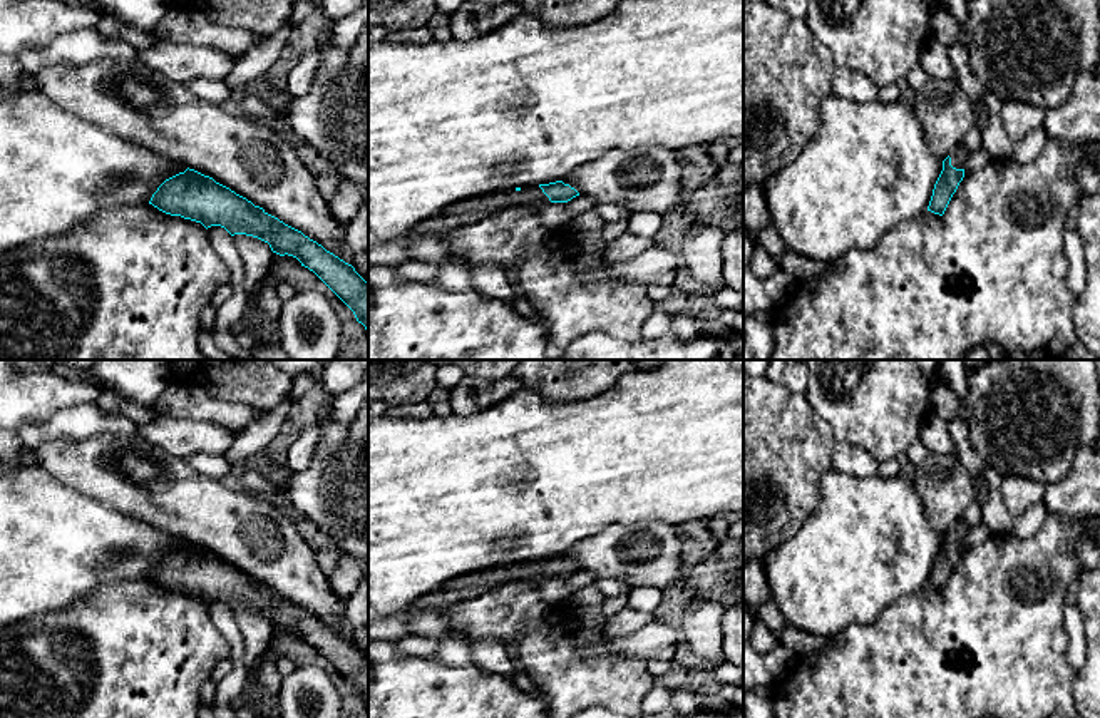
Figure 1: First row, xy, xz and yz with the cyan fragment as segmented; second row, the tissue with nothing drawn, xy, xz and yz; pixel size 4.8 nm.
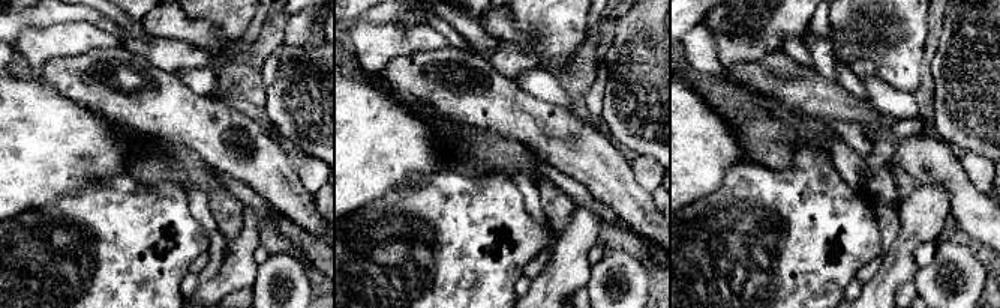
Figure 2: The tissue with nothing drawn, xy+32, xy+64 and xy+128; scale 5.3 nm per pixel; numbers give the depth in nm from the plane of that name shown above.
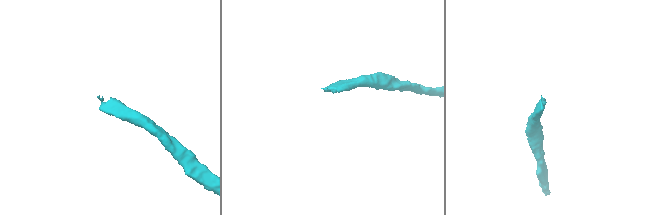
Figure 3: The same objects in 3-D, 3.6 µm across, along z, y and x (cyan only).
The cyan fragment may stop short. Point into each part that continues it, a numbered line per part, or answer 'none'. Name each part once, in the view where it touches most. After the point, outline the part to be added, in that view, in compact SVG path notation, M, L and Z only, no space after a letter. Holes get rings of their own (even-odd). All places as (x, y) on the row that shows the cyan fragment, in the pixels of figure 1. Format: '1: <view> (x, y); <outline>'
1: yz (960, 154); M963 144L956 146L956 149L949 154L951 157L951 166L956 169L964 169L966 159L969 152Z

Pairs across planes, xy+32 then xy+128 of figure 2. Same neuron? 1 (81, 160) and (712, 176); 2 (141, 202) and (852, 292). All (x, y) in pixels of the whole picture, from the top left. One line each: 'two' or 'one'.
1: one
2: two

